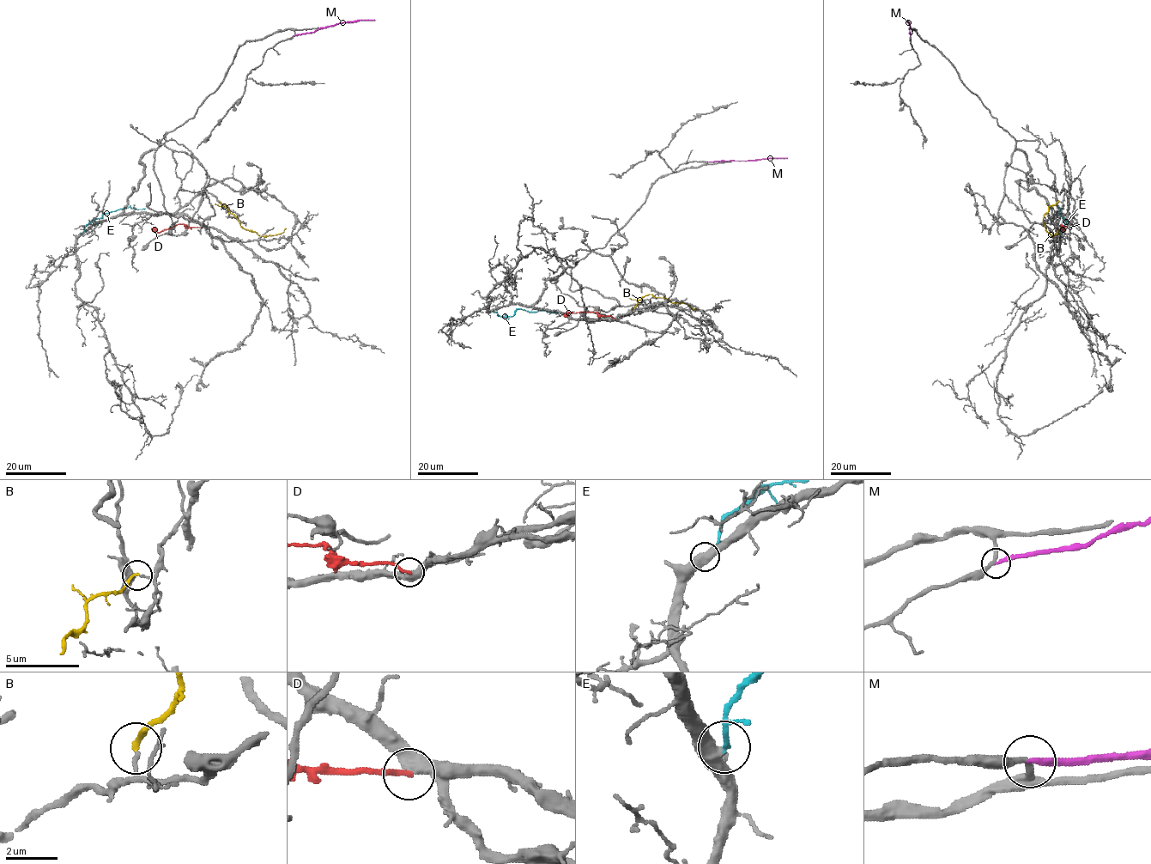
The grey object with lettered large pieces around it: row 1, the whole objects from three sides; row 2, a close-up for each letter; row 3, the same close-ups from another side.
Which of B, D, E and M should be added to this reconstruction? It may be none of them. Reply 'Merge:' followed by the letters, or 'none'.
Merge: E

